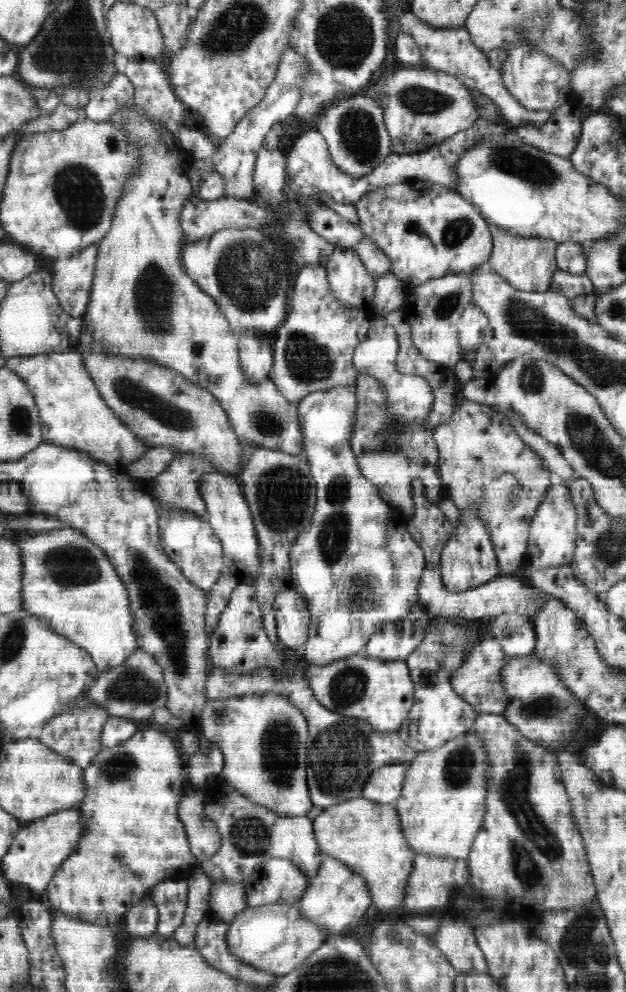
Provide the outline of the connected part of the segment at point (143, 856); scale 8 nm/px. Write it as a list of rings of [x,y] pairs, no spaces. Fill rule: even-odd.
[[[153,725],[136,731],[132,738],[118,746],[102,748],[83,773],[86,794],[78,809],[84,817],[84,833],[76,850],[63,861],[47,884],[45,892],[50,905],[62,914],[106,926],[122,922],[128,910],[149,897],[151,888],[160,881],[172,881],[181,870],[197,863],[189,848],[183,822],[178,817],[186,780],[186,759],[179,748],[178,736]]]

